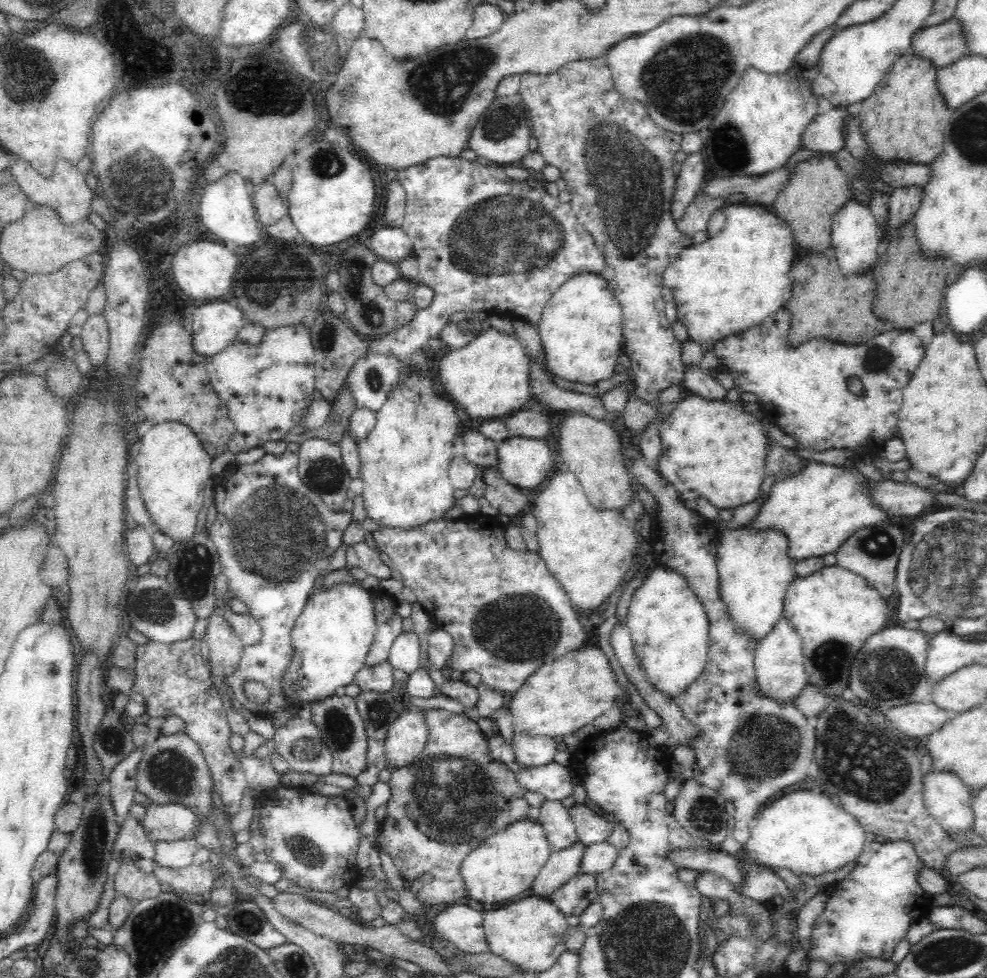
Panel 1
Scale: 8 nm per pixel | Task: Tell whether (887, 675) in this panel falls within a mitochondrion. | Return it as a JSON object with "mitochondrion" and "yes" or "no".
{"mitochondrion":"yes"}

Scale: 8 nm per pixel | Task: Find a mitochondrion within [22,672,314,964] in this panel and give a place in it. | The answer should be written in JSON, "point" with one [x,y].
{"point":[94,843]}

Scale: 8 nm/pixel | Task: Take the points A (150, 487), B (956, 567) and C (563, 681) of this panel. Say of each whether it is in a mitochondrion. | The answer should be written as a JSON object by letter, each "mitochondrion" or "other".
{"A":"other","B":"mitochondrion","C":"other"}

